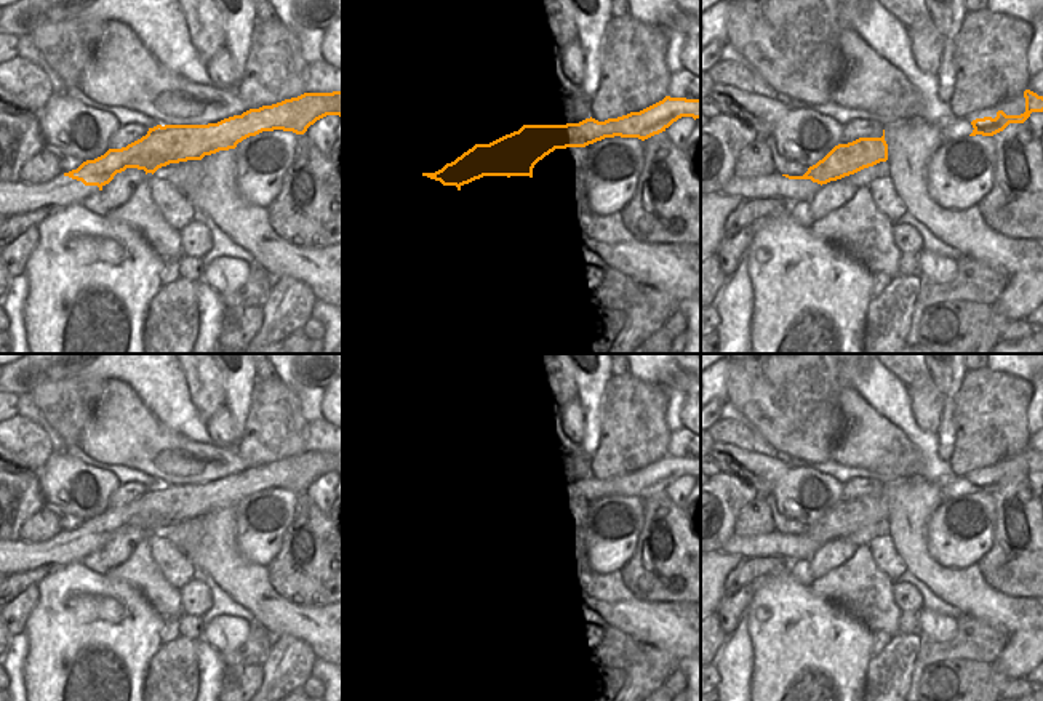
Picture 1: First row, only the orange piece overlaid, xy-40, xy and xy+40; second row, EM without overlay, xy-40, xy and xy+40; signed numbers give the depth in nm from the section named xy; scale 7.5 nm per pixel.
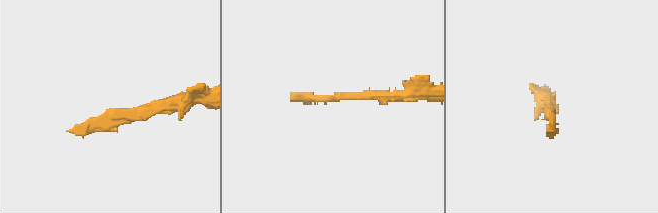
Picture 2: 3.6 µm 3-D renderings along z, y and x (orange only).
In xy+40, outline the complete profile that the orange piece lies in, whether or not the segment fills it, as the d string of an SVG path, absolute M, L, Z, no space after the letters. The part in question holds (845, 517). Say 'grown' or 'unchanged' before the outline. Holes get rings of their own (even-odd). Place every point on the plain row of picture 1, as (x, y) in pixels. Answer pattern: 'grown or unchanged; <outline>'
grown; M885 488L881 496L859 496L848 503L835 504L822 519L809 525L803 535L768 533L749 538L755 546L753 555L745 559L811 559L819 547L845 535L888 519Z

